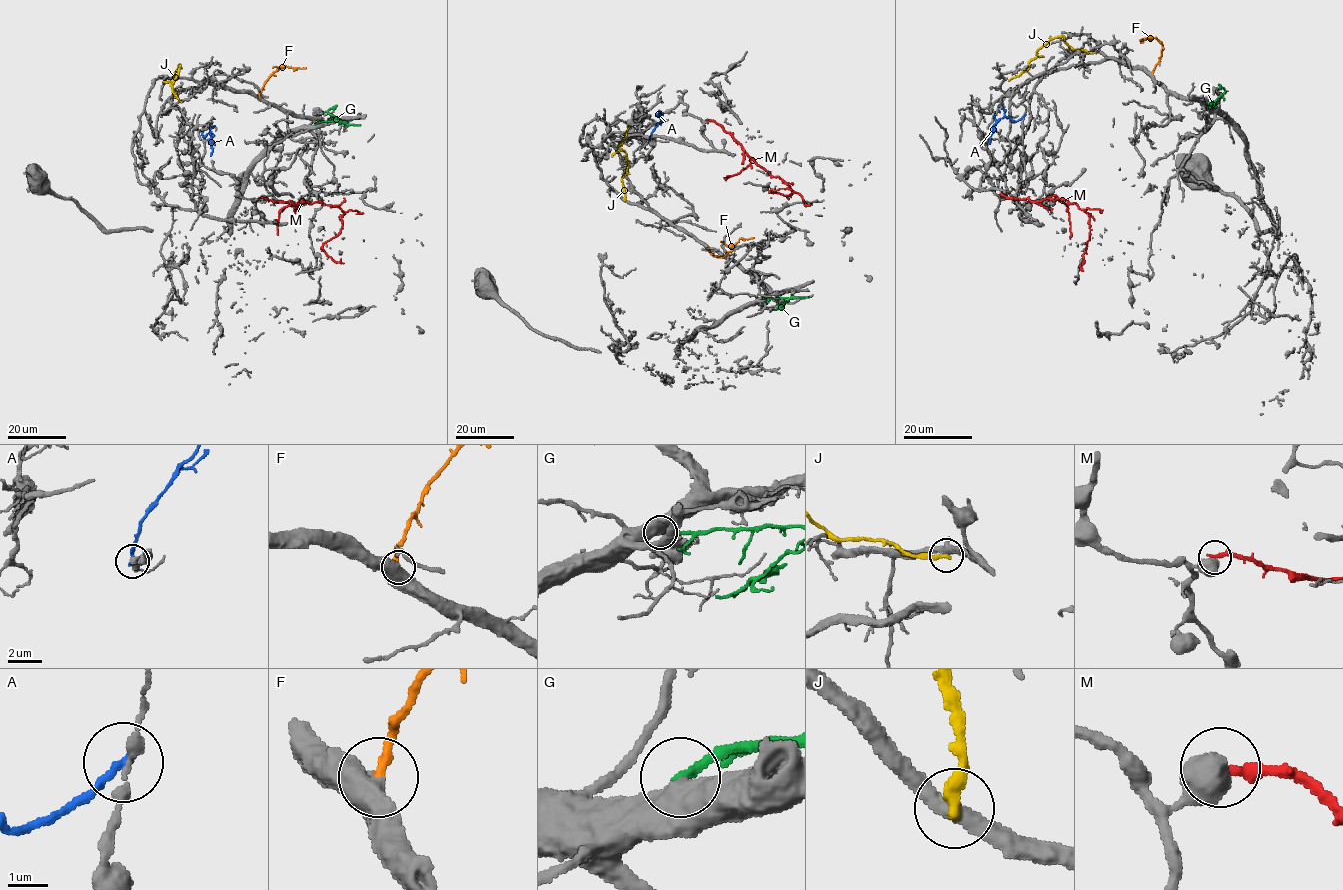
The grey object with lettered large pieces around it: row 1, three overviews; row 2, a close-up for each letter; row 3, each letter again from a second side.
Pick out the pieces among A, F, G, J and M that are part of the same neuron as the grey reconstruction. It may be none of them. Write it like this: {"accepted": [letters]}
{"accepted": ["F"]}

